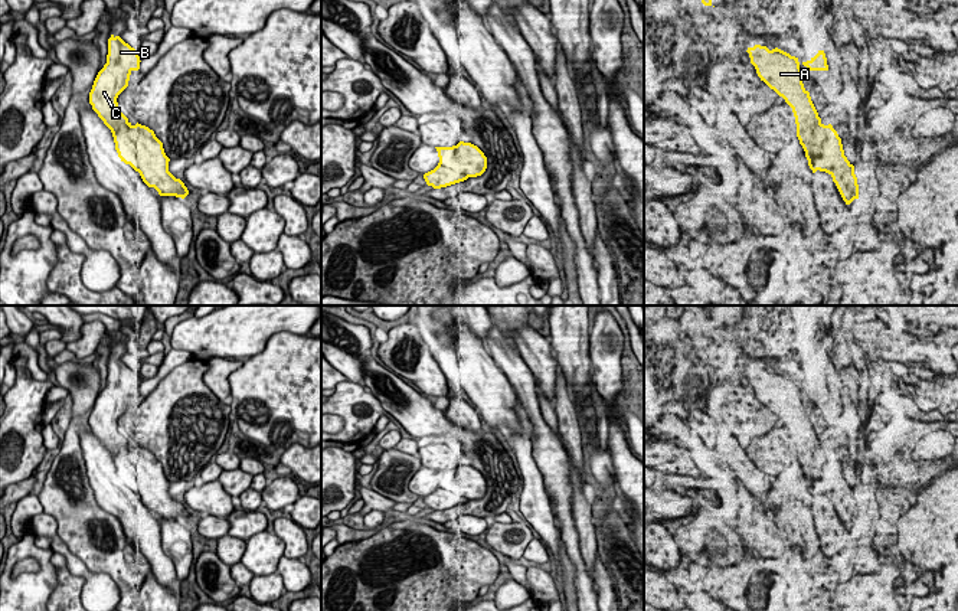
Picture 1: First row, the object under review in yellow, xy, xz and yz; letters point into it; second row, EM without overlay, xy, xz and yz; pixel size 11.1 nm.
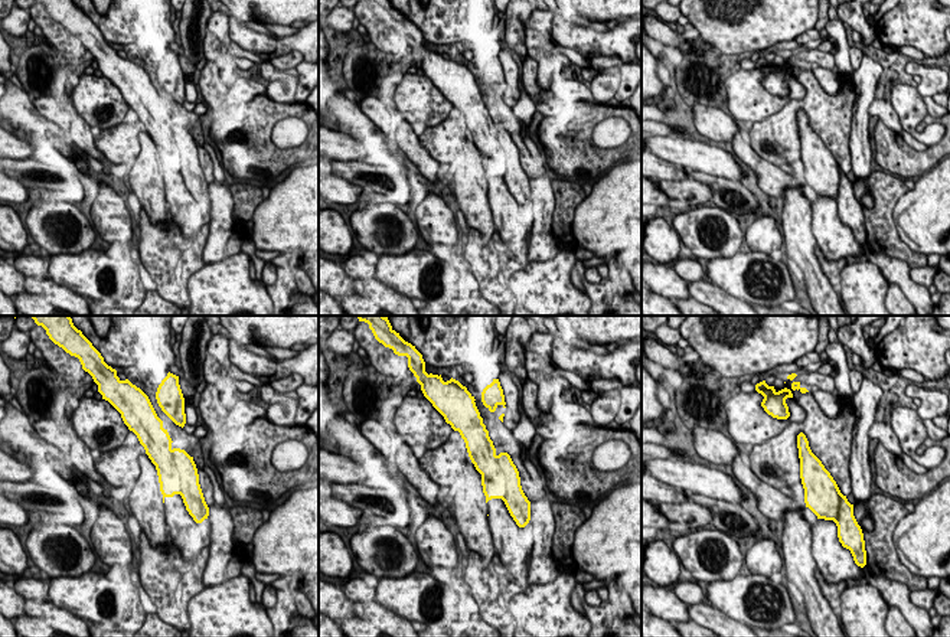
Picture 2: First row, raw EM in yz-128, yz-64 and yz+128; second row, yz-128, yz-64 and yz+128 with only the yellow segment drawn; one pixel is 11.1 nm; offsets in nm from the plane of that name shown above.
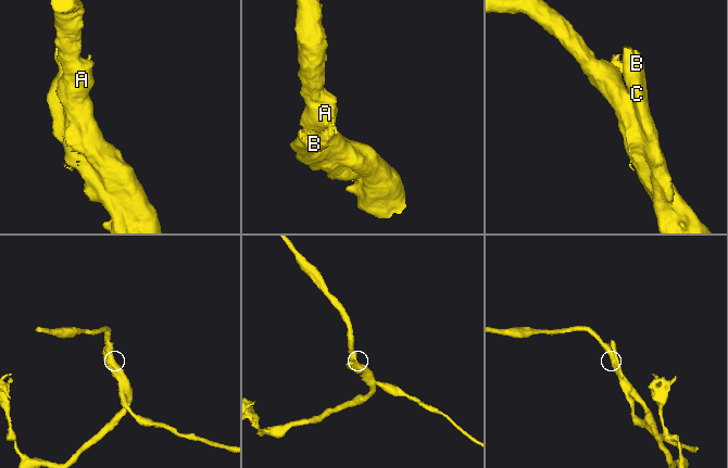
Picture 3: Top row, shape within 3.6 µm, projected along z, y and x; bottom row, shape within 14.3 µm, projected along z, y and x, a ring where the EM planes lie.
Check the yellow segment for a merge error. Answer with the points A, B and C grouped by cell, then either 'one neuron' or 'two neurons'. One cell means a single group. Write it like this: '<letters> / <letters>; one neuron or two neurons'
A / B C; two neurons

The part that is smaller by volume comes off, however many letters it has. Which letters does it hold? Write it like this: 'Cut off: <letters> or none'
Cut off: B, C

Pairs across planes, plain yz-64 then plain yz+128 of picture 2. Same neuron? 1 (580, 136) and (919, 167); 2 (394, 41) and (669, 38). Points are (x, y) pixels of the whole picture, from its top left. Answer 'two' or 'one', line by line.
1: one
2: two

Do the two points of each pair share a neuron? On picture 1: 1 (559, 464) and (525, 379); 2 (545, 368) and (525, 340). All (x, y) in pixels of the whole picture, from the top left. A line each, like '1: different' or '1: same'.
1: same
2: same

